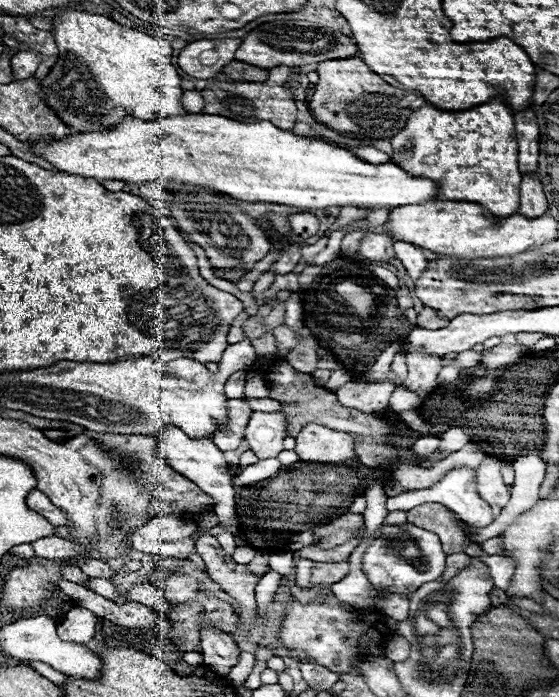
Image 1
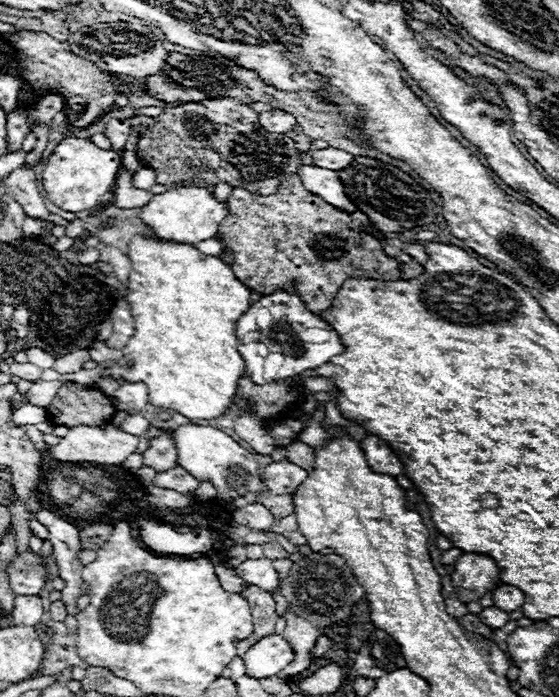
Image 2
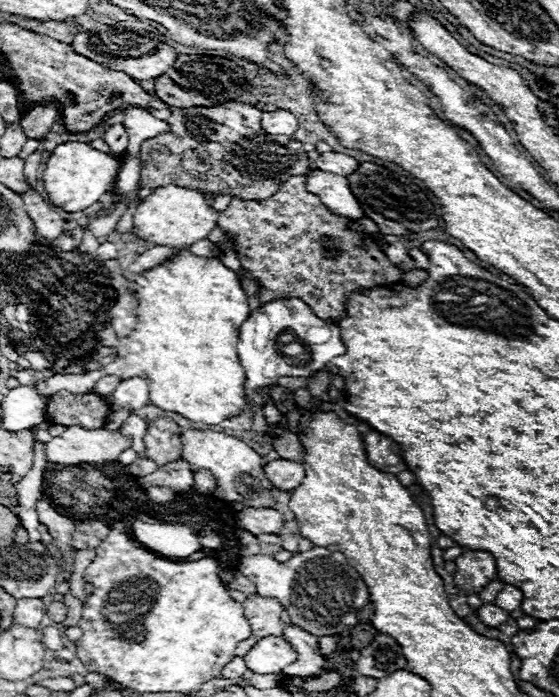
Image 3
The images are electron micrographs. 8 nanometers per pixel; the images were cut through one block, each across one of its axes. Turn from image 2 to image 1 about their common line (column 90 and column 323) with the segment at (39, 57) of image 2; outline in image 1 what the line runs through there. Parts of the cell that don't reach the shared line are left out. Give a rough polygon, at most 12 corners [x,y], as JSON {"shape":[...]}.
{"shape":[[324,60],[310,110],[344,134],[392,138],[426,104],[364,60]]}

